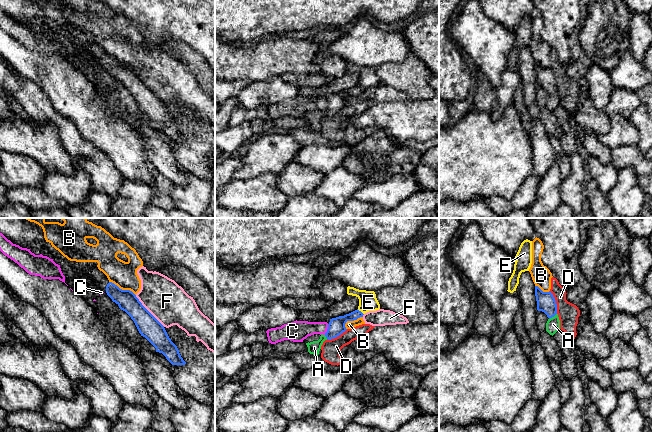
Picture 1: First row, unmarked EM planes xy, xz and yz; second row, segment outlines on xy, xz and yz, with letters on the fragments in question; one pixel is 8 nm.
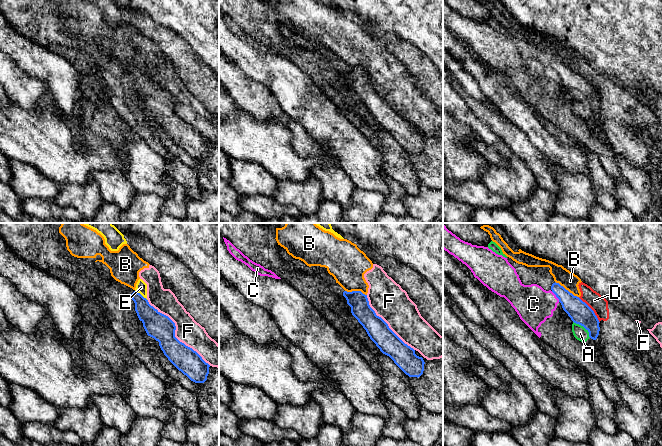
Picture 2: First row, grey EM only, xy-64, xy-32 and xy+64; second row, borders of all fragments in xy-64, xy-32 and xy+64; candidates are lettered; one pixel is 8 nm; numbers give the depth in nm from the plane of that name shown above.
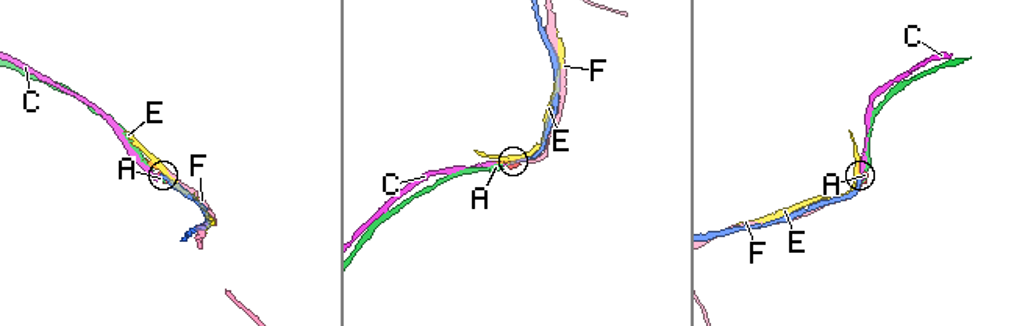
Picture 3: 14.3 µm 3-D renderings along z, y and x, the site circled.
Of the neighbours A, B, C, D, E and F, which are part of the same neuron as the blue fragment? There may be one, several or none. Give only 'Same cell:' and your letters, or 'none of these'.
Same cell: A

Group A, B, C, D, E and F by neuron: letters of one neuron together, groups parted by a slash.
A / B F / C / D / E

